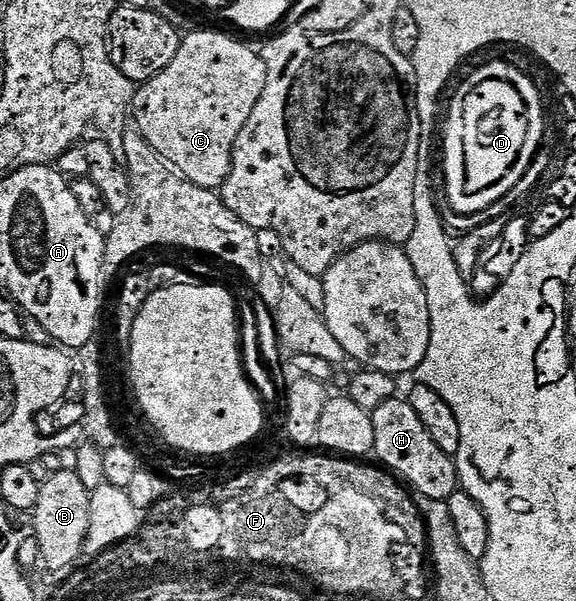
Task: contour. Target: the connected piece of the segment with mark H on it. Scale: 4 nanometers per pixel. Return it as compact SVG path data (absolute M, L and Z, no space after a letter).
M396 397L388 400L387 403L383 403L381 407L377 408L371 416L375 427L376 447L374 452L376 457L378 456L383 461L381 463L388 470L403 478L415 491L417 489L416 494L418 496L446 501L460 490L456 460L435 443L431 435L428 434L427 427L423 426L419 415L416 414L415 409L411 407L406 398Z

